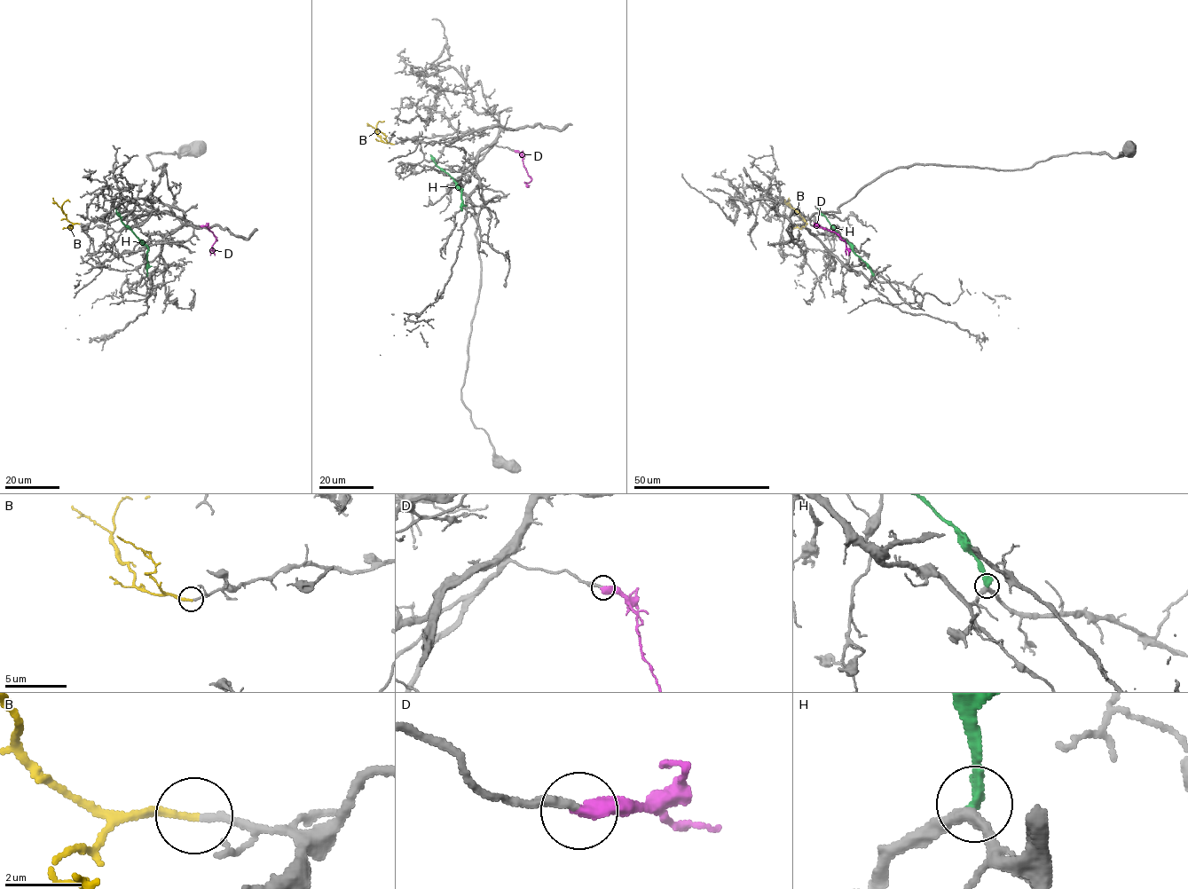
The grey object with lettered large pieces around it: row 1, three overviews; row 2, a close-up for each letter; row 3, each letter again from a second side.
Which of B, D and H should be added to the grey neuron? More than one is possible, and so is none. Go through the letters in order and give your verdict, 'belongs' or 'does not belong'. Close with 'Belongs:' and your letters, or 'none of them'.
B: belongs
D: belongs
H: does not belong
Belongs: B, D

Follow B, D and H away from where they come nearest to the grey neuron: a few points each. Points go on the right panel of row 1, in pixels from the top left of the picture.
B: (806, 224), (784, 201)
D: (814, 226), (833, 232), (843, 239), (848, 255)
H: (872, 276), (870, 268), (818, 208)

